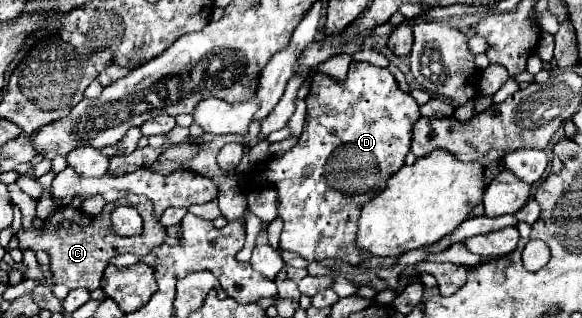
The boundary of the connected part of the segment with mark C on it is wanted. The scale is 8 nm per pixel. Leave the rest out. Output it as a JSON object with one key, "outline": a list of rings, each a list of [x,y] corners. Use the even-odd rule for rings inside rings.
{"outline":[[[137,194],[121,198],[121,203],[118,201],[105,204],[101,214],[97,214],[97,216],[87,216],[79,208],[59,204],[55,208],[55,212],[47,220],[43,220],[41,228],[31,226],[31,228],[21,228],[17,232],[19,250],[33,250],[33,252],[43,250],[51,256],[51,274],[53,274],[51,280],[53,280],[53,284],[65,284],[67,288],[87,288],[89,292],[99,288],[103,270],[107,268],[111,258],[121,256],[125,252],[145,256],[153,248],[163,244],[165,236],[167,236],[165,226],[155,216],[151,200],[147,200],[147,196],[137,196]],[[116,204],[117,206],[119,204],[129,204],[133,208],[137,208],[137,212],[143,218],[143,234],[139,234],[135,238],[119,238],[111,230],[109,217]]]}

